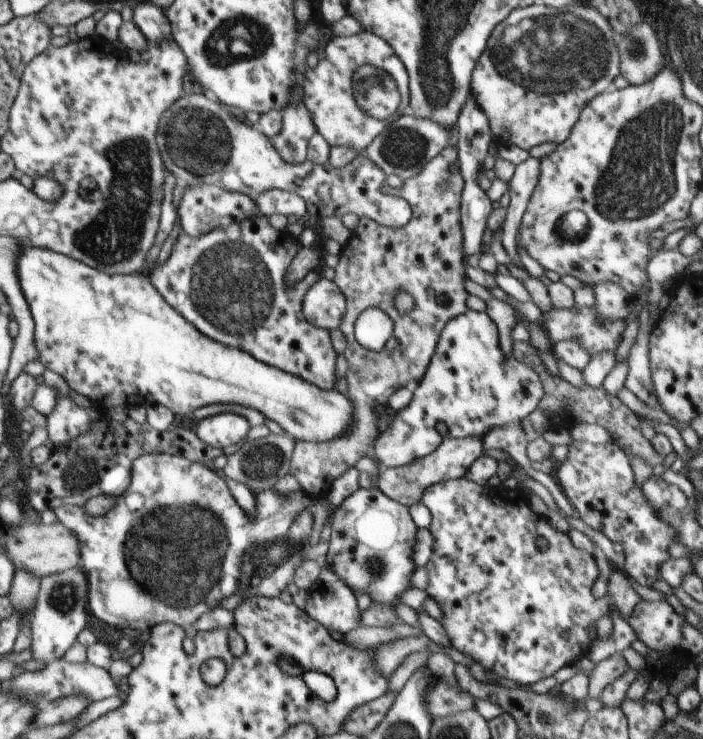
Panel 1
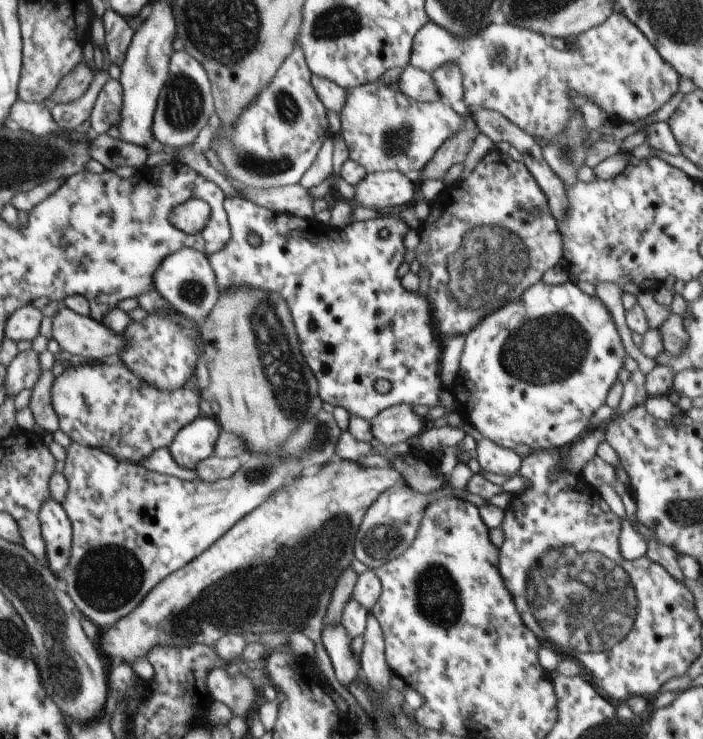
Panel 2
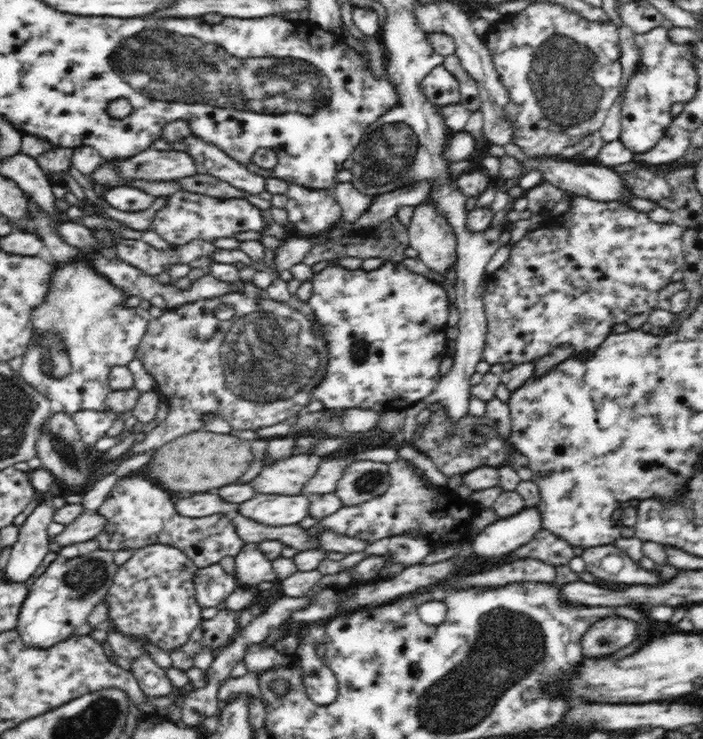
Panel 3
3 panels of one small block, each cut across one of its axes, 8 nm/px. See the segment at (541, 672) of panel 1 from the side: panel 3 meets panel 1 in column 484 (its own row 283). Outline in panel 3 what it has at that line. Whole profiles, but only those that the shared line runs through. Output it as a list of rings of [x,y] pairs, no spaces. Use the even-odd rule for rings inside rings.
[[[573,196],[569,202],[566,212],[553,218],[554,222],[550,222],[549,226],[538,227],[528,231],[520,241],[510,245],[509,257],[507,261],[492,274],[488,274],[486,279],[484,299],[484,310],[487,318],[487,338],[482,350],[482,358],[488,364],[526,364],[526,362],[537,361],[542,356],[550,354],[554,348],[558,348],[560,344],[571,344],[574,348],[573,356],[588,360],[590,356],[594,356],[594,352],[598,350],[598,346],[606,340],[606,336],[612,333],[612,328],[616,324],[624,324],[634,316],[634,314],[642,314],[649,312],[652,308],[656,308],[658,300],[658,292],[672,282],[672,274],[676,270],[681,270],[685,264],[685,256],[683,253],[682,227],[673,222],[670,224],[660,224],[654,222],[648,213],[644,213],[621,202],[598,202],[584,196]]]

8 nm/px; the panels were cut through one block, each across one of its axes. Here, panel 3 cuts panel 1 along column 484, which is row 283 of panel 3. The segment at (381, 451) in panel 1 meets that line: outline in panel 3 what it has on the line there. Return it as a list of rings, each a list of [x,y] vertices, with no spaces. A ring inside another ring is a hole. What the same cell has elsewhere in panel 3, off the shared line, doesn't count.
[[[389,260],[375,268],[374,270],[366,271],[361,267],[355,270],[344,269],[338,265],[330,265],[316,273],[312,278],[312,296],[308,300],[310,308],[314,310],[316,325],[316,337],[322,338],[325,341],[328,349],[328,364],[321,378],[322,382],[313,387],[312,400],[317,400],[322,403],[324,409],[330,409],[330,412],[343,409],[368,409],[374,412],[390,412],[390,411],[406,411],[407,408],[424,401],[440,382],[440,362],[447,356],[447,344],[449,339],[446,337],[446,329],[448,324],[448,296],[446,291],[435,282],[428,280],[425,276],[412,272],[409,266],[402,264],[402,262],[394,263]]]

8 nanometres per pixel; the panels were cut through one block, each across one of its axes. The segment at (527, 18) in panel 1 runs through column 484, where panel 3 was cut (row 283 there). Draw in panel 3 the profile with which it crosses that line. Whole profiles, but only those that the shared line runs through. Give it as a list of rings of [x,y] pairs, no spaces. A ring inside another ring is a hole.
[[[76,257],[73,261],[66,261],[65,263],[54,265],[56,265],[56,268],[49,280],[49,290],[53,295],[46,297],[37,307],[32,309],[34,334],[30,344],[27,346],[26,352],[24,352],[22,356],[23,362],[18,371],[28,385],[36,388],[36,391],[42,393],[42,395],[46,396],[50,401],[62,404],[62,408],[67,414],[74,414],[78,412],[78,410],[105,411],[106,398],[108,394],[112,392],[109,387],[108,374],[110,374],[110,370],[112,370],[114,366],[126,366],[130,360],[136,358],[136,350],[138,350],[140,340],[142,340],[142,336],[144,336],[144,332],[146,332],[146,328],[148,328],[148,322],[151,320],[150,313],[148,313],[148,310],[140,307],[126,306],[124,302],[126,302],[126,299],[129,297],[128,293],[114,285],[108,277],[102,275],[102,273],[98,273],[86,259]]]

